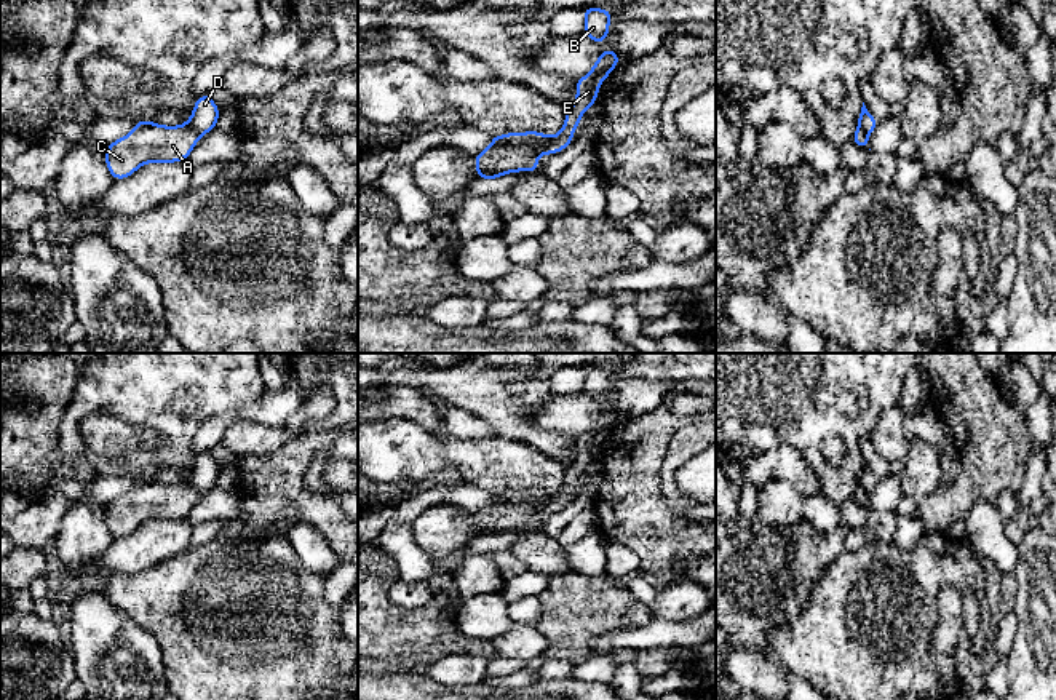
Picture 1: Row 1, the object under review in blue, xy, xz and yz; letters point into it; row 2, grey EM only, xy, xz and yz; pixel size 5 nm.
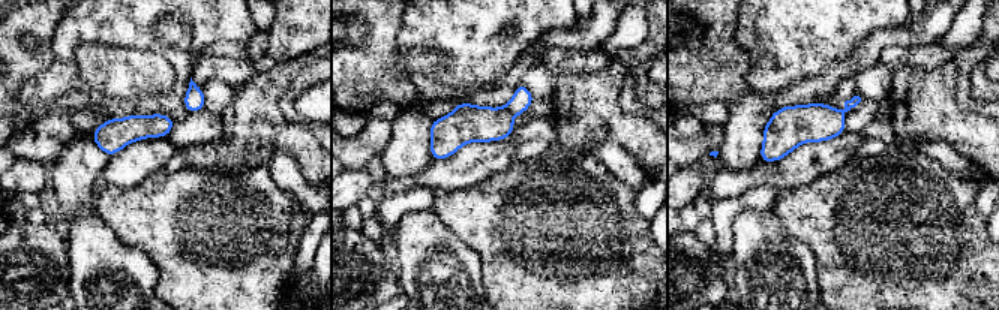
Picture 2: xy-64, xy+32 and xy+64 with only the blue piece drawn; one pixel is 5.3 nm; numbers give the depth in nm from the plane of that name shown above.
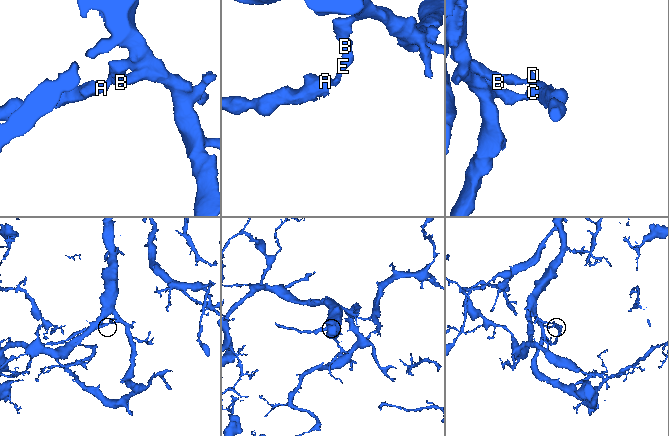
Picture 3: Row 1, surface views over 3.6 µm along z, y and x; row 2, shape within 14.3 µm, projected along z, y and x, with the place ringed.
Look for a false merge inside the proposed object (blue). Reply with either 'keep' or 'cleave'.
cleave

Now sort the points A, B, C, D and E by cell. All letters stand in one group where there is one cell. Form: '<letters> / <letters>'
A C / B D E

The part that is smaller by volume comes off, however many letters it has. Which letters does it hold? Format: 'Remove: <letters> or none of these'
Remove: A, C

